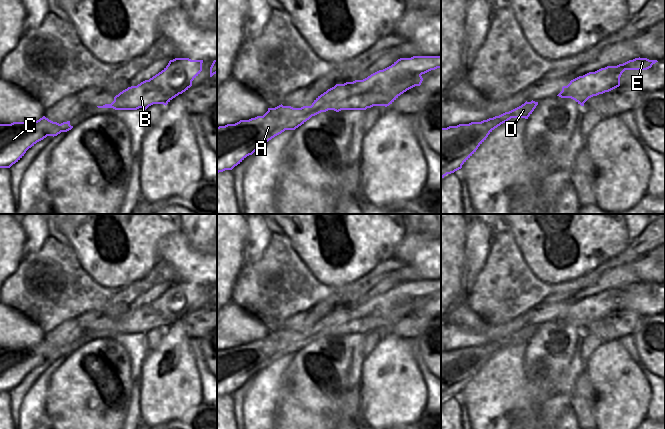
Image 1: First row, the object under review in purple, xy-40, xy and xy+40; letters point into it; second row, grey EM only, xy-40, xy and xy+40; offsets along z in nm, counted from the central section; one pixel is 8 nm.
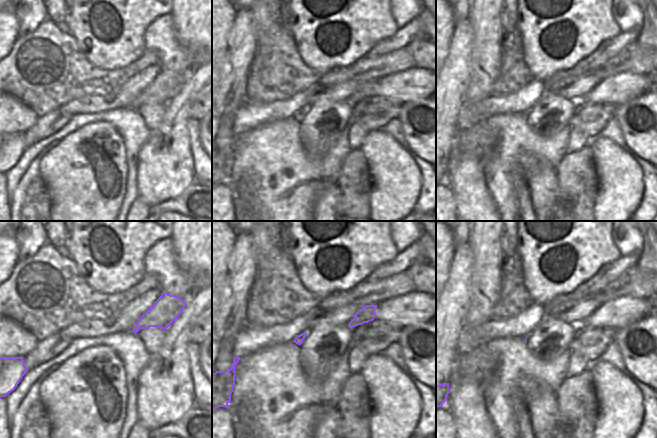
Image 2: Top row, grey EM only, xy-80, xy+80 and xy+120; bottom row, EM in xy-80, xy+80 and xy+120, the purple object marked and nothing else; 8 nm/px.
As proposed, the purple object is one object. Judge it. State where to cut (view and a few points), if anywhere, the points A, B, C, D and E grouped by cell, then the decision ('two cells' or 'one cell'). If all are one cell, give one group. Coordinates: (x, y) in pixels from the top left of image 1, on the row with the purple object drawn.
cut none; groups A B C D E; one cell

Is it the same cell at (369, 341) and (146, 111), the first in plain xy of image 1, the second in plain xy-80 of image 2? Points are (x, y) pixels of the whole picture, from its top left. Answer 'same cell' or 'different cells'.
same cell

